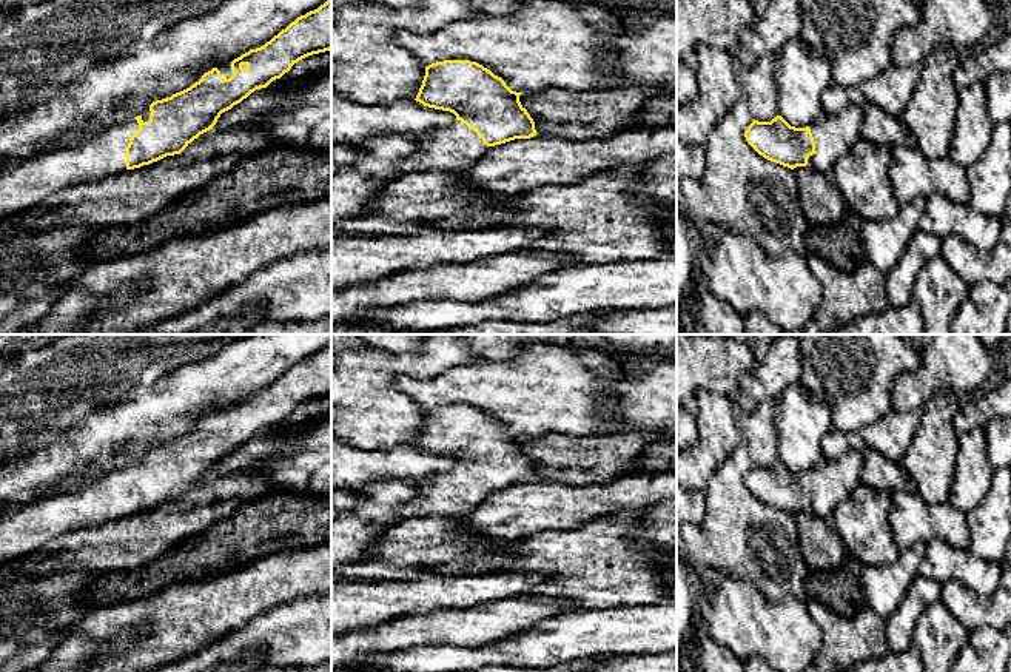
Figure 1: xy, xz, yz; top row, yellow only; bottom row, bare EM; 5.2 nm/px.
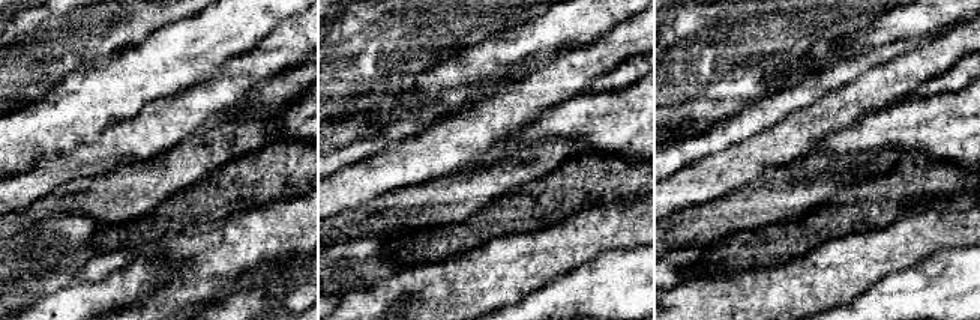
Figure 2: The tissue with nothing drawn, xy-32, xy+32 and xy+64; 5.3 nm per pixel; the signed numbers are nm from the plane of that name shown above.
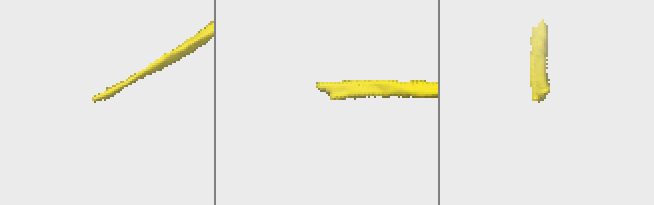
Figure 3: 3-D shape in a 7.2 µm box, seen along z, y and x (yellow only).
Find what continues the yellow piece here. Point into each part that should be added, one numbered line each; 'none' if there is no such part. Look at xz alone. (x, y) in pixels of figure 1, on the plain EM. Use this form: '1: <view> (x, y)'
1: xz (456, 492)

